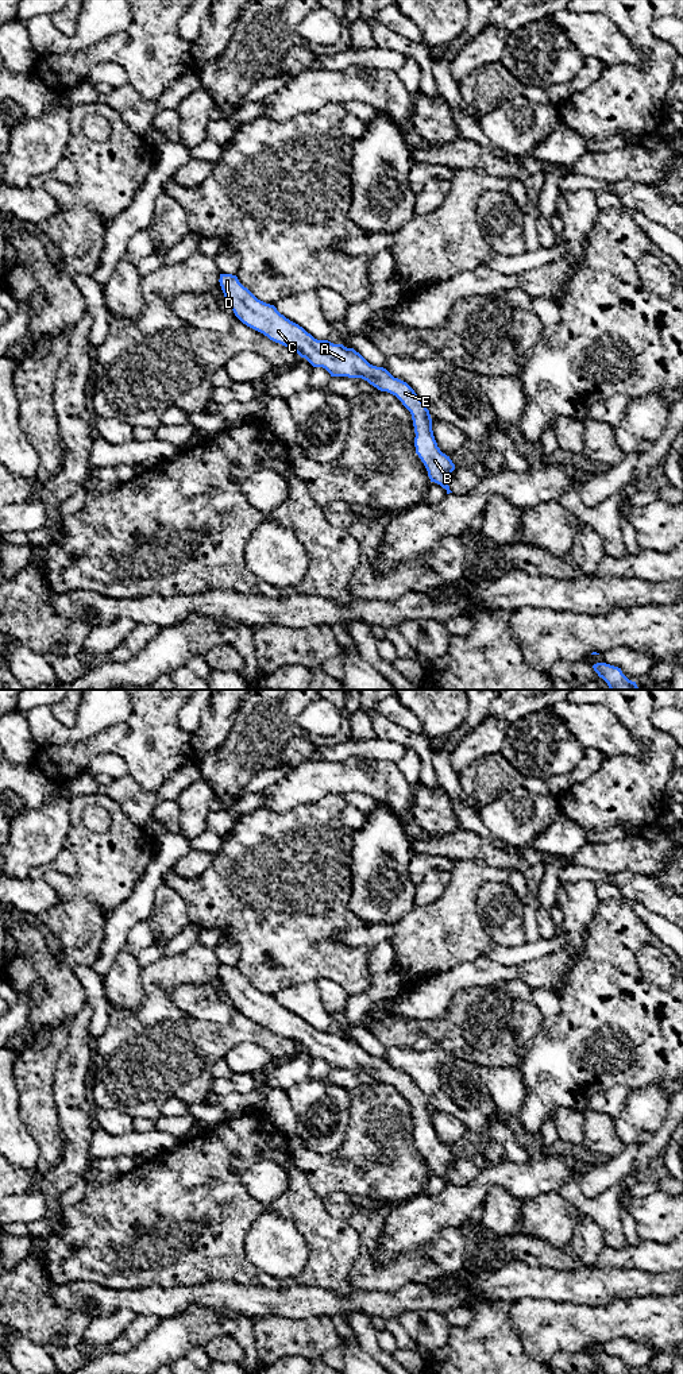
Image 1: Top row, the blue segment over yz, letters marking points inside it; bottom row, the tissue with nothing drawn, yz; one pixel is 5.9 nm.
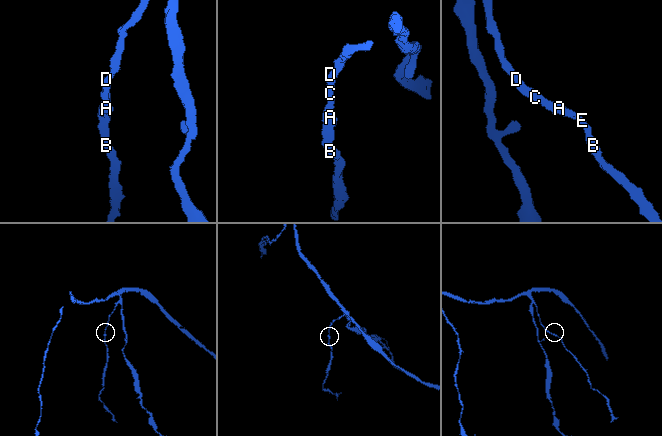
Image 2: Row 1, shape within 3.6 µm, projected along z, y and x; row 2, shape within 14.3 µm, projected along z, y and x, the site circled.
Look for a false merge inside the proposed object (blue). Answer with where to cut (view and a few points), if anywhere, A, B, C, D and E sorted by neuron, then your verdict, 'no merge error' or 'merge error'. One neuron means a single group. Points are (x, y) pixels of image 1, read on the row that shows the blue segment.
cut none; groups A B C D E; no merge error

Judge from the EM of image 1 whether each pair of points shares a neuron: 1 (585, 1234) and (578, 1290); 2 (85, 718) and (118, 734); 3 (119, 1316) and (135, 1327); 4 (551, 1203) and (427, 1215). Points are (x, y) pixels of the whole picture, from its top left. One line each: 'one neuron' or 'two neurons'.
1: two neurons
2: two neurons
3: two neurons
4: two neurons

